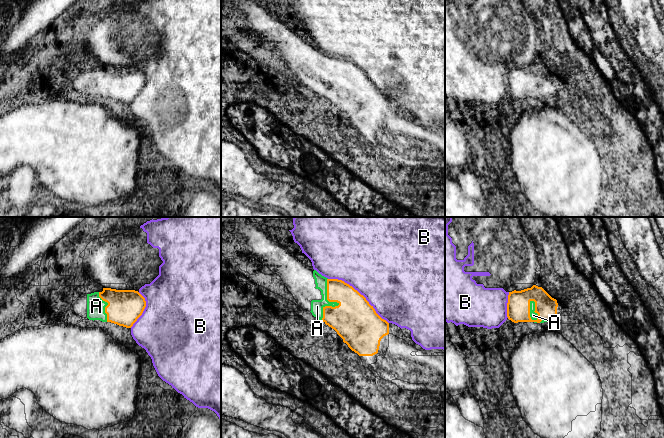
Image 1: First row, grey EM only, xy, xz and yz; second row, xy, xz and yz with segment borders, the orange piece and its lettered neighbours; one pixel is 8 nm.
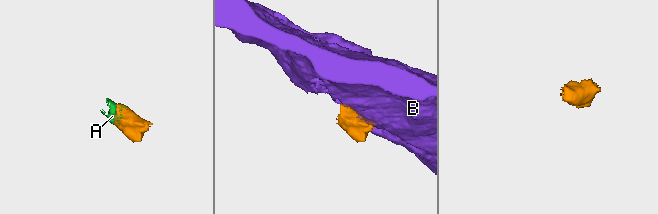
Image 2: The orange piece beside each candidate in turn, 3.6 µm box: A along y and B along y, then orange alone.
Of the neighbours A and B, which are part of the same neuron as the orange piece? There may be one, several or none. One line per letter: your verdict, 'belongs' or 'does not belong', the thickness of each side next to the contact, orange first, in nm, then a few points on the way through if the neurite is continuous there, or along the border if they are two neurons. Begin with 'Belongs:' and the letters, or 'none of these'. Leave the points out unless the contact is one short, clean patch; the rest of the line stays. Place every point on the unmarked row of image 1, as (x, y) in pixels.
Belongs: A
A: belongs | 360/100 nm | across xz (354, 95), (335, 77), (330, 82), (317, 82)
B: does not belong | 360/500 nm

